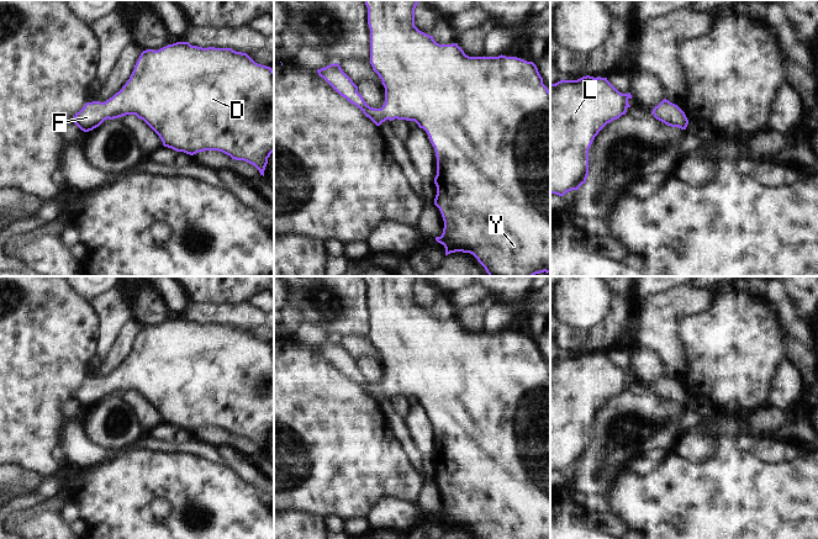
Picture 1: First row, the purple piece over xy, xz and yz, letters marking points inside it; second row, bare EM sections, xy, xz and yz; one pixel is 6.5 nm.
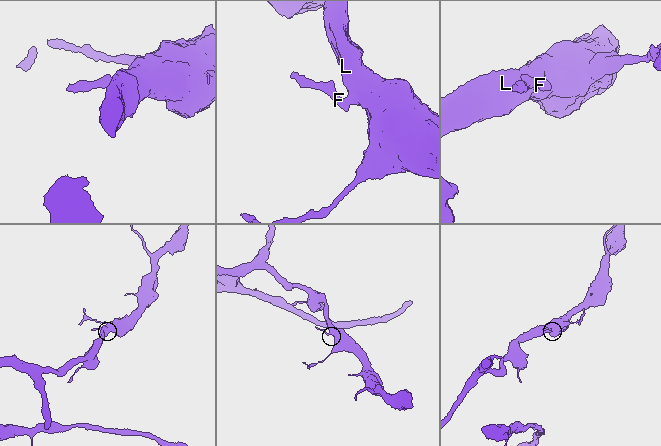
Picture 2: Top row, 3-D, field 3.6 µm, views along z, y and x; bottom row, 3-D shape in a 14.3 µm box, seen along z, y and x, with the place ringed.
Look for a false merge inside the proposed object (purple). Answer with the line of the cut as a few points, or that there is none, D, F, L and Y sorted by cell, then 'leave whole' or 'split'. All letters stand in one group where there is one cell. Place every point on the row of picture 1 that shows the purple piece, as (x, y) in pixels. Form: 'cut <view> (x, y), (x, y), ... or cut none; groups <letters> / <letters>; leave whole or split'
cut none; groups D F L Y; leave whole

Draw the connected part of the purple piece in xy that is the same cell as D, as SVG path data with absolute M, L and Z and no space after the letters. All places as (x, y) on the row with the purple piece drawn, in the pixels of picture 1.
M176 42L158 51L147 49L141 53L130 79L118 93L105 102L86 102L75 113L73 122L81 131L89 132L107 118L126 115L143 120L159 136L164 147L190 155L218 150L232 159L254 165L264 176L268 158L274 152L274 70L232 48L202 48L189 42Z

